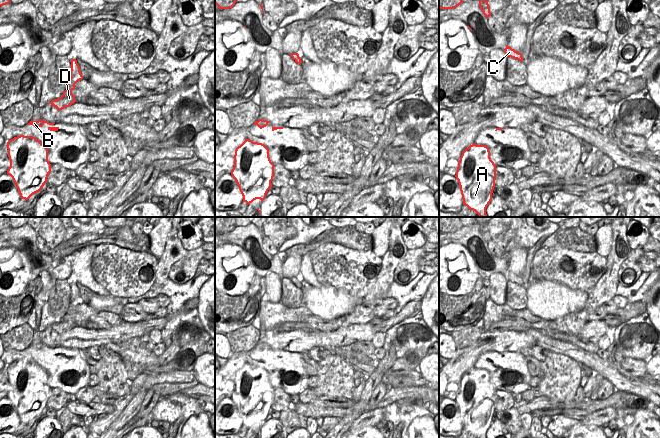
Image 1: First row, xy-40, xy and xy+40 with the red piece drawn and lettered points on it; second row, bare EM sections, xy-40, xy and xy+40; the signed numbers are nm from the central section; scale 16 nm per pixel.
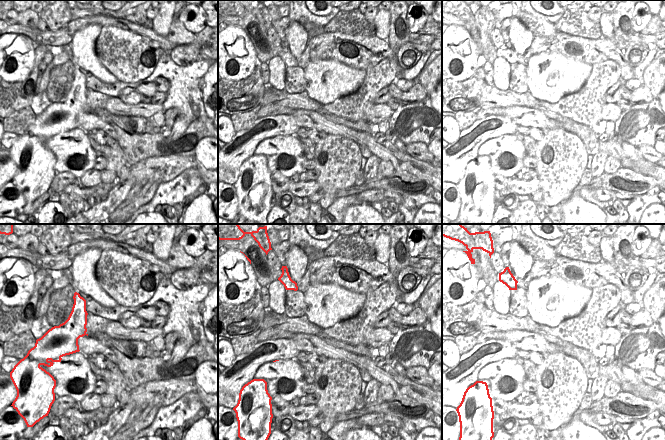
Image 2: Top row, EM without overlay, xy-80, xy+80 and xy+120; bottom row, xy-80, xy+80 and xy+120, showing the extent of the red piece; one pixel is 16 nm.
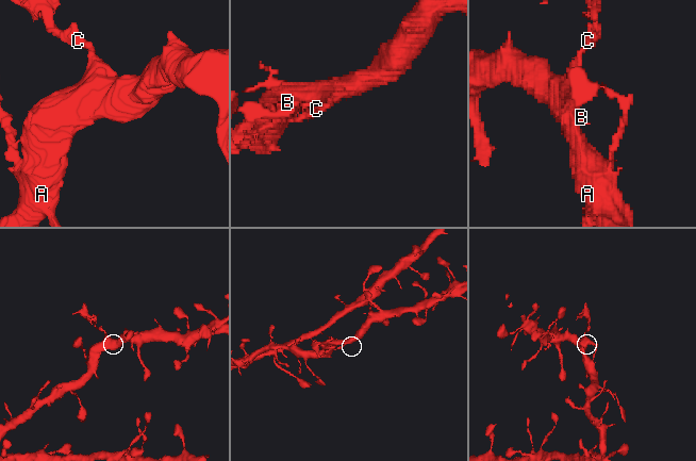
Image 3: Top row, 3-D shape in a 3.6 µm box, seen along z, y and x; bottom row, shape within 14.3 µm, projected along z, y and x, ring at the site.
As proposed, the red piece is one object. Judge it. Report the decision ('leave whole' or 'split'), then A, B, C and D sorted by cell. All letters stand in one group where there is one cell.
split; groups A B D / C

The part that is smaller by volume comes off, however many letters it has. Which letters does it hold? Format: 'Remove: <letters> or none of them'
Remove: C

